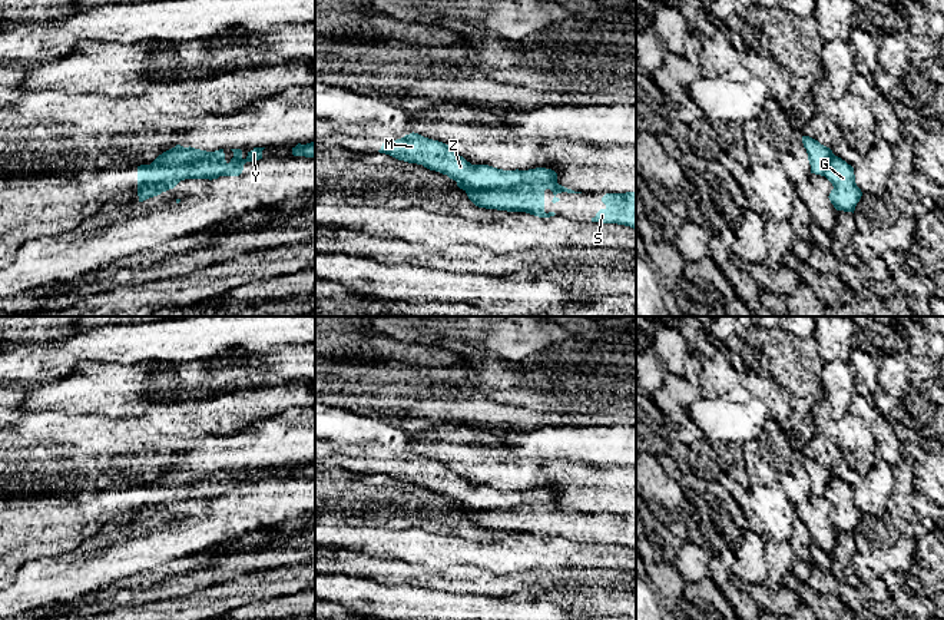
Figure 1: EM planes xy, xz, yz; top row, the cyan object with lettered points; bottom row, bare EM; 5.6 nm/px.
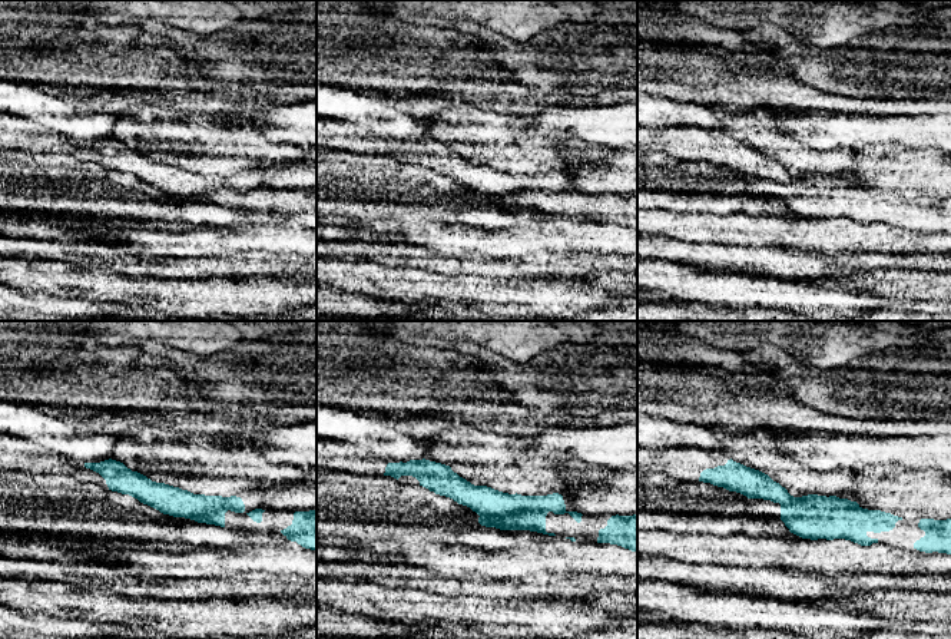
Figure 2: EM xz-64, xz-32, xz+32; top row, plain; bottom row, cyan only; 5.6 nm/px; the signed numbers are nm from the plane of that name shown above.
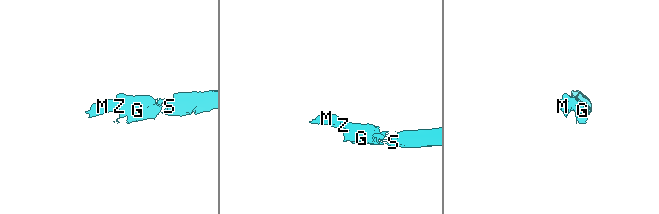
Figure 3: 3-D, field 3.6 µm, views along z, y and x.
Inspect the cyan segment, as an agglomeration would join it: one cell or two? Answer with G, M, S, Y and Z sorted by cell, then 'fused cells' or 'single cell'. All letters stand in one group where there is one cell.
G S Y / M Z; fused cells

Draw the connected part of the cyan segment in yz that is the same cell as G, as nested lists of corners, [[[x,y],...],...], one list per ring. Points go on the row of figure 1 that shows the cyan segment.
[[[832,156],[824,176],[832,183],[829,200],[837,210],[852,212],[862,192],[855,183],[854,168],[838,156]]]

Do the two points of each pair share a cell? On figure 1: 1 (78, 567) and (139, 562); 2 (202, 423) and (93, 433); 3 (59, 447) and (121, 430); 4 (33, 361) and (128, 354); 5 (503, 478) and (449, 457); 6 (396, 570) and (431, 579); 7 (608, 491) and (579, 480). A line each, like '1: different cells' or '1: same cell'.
1: same cell
2: same cell
3: same cell
4: same cell
5: same cell
6: same cell
7: same cell

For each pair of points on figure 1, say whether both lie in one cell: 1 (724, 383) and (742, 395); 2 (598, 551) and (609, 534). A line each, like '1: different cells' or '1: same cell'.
1: same cell
2: different cells

